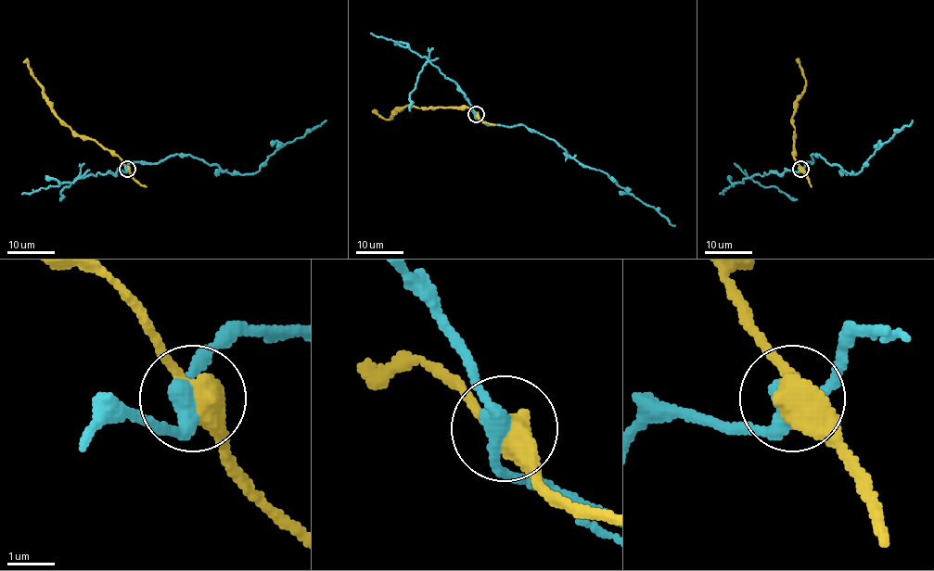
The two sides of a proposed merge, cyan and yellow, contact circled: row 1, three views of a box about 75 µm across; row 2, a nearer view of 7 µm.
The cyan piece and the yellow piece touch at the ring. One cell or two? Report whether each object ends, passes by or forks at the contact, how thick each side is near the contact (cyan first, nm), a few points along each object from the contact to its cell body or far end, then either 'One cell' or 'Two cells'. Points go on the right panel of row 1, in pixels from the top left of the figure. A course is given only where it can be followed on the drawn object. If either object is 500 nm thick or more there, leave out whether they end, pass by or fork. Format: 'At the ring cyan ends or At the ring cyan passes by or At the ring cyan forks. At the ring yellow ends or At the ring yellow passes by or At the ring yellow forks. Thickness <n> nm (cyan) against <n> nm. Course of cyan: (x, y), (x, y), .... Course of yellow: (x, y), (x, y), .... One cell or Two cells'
Thickness 400 nm (cyan) against 550 nm. Course of cyan: (800, 168), (813, 161), (811, 155), (818, 154), (830, 165), (857, 174), (873, 154), (912, 120). Course of yellow: (800, 168), (793, 157), (792, 116), (794, 104), (804, 91), (805, 77), (797, 57). Two cells

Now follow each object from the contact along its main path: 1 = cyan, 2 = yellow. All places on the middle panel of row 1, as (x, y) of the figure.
1: (475, 114), (488, 123), (524, 124), (554, 139), (571, 157), (602, 171), (674, 225)
2: (475, 114), (466, 107), (406, 106), (390, 119), (384, 119), (376, 110)

